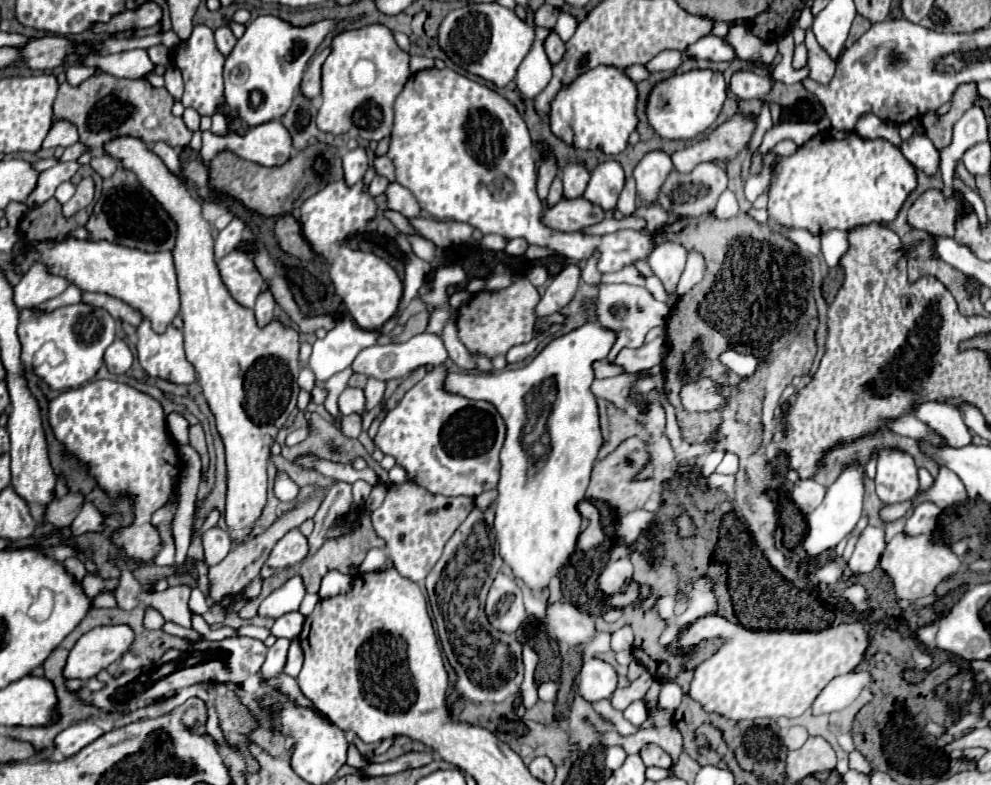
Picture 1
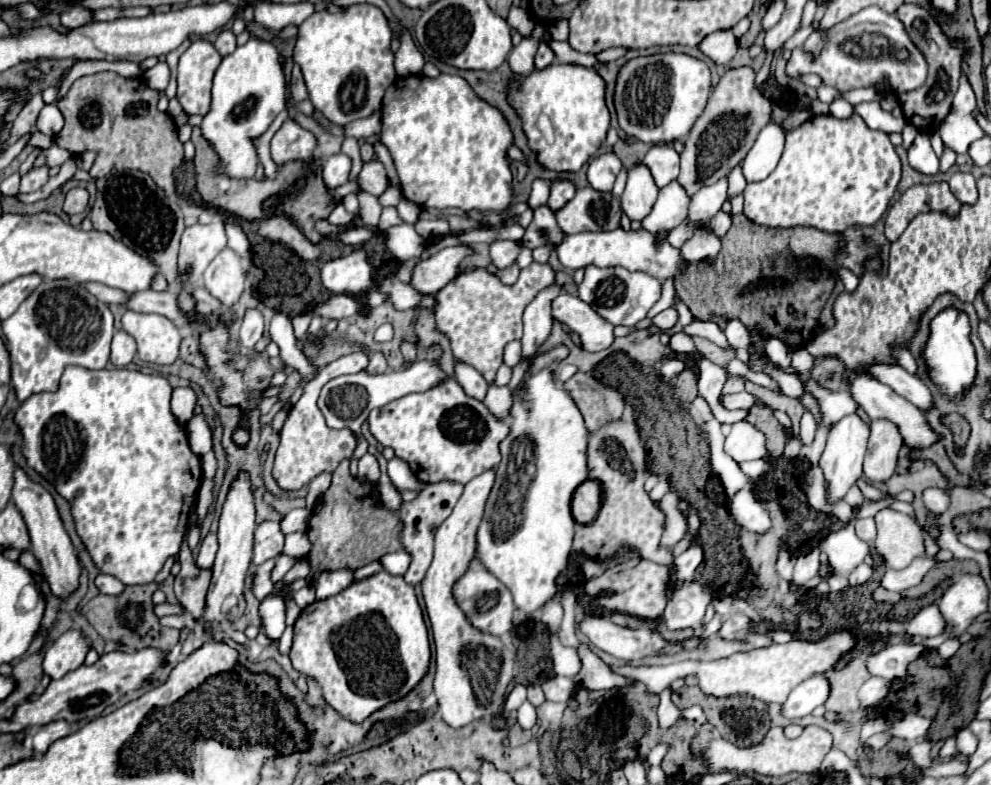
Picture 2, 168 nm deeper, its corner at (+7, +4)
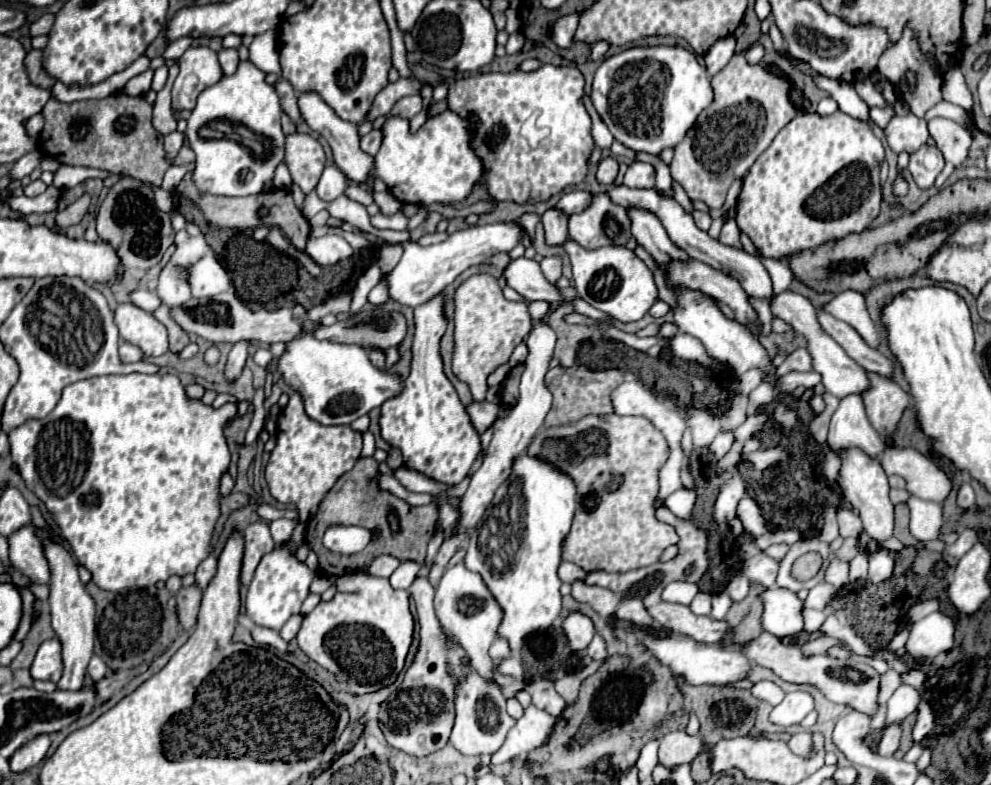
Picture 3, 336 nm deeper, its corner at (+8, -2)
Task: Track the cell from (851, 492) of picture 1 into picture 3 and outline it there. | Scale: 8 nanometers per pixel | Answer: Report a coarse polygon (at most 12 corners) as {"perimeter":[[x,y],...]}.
{"perimeter":[[860,395],[840,401],[830,421],[832,451],[884,451]]}

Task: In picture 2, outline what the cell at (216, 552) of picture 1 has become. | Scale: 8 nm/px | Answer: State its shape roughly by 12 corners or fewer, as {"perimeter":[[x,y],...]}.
{"perimeter":[[217,535],[201,541],[197,555],[199,569],[211,569],[217,553]]}

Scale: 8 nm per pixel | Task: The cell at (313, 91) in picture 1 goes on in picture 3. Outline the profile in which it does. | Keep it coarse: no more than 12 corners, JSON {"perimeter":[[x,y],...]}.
{"perimeter":[[290,81],[276,85],[280,105],[296,121],[300,117],[298,93]]}

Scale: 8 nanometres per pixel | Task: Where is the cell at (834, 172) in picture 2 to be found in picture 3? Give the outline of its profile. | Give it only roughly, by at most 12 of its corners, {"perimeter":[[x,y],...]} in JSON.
{"perimeter":[[796,115],[750,167],[736,223],[786,259],[880,215],[884,145]]}

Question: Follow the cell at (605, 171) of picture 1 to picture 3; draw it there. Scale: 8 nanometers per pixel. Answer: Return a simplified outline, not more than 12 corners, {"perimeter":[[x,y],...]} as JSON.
{"perimeter":[[606,157],[598,163],[596,179],[612,185],[618,175],[618,161]]}

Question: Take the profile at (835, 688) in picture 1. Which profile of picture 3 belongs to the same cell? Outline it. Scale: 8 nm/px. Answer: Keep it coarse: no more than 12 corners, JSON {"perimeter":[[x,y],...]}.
{"perimeter":[[792,691],[770,713],[782,727],[798,725],[814,709],[806,691]]}

